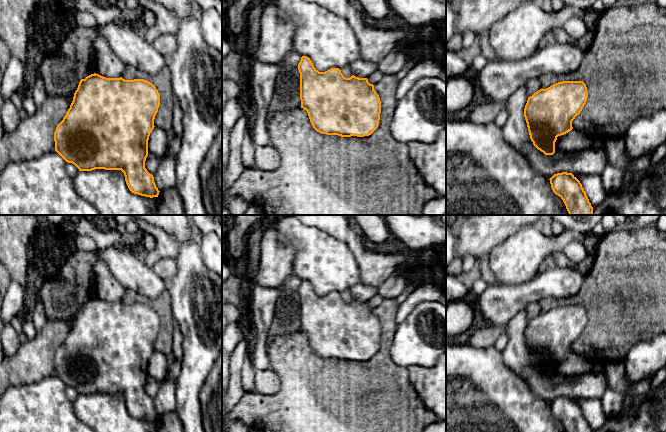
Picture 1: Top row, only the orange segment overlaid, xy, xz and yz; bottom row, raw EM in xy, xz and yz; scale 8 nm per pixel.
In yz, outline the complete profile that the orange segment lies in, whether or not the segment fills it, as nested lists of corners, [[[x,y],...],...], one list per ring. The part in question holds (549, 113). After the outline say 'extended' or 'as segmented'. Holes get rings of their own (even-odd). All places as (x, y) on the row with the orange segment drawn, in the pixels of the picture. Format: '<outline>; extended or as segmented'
[[[583,81],[558,82],[528,97],[524,117],[533,145],[545,155],[553,155],[557,137],[573,129],[572,121],[587,98]]]; as segmented

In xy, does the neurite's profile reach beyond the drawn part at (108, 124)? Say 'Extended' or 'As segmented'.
As segmented

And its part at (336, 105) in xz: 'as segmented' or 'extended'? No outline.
as segmented

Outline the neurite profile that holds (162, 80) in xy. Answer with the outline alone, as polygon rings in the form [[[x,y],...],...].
[[[126,64],[122,78],[125,80],[144,79],[156,87],[160,93],[160,106],[154,119],[154,126],[166,132],[172,130],[172,110],[175,104],[175,96],[172,88],[172,76],[168,65],[159,72],[151,75]]]

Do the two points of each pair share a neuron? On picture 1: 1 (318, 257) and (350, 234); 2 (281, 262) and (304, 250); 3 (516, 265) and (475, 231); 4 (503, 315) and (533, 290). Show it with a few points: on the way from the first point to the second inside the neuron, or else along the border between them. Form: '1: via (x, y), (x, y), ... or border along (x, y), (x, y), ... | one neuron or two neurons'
1: border along (321, 229), (341, 239), (356, 259) | two neurons
2: border along (280, 237), (283, 244), (294, 247), (293, 273) | two neurons
3: border along (514, 233), (496, 245), (486, 255) | two neurons
4: via (510, 308), (526, 293) | one neuron

